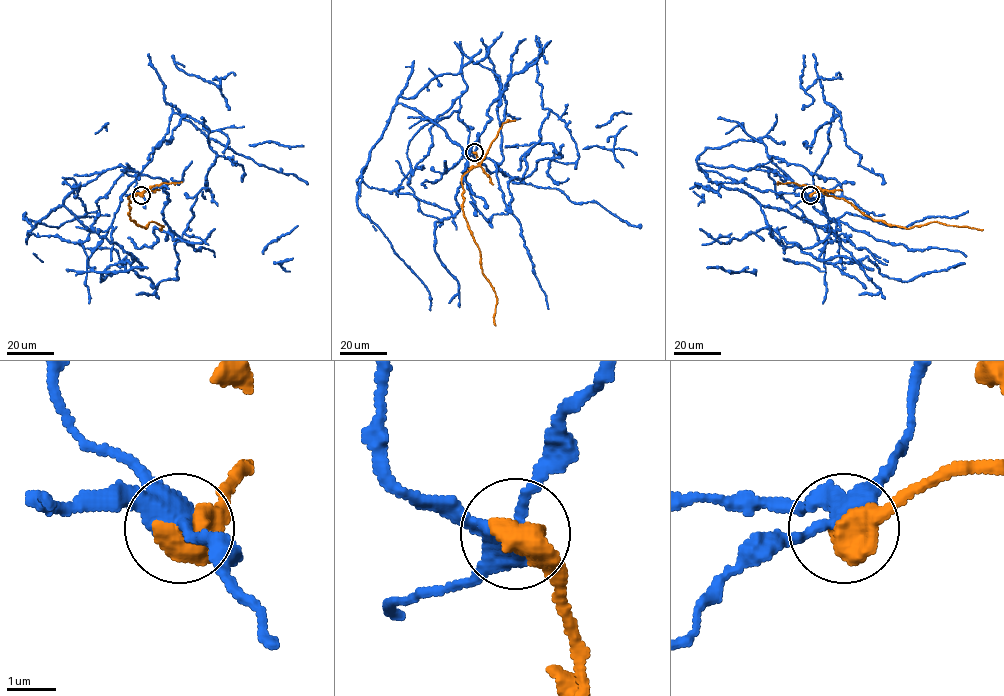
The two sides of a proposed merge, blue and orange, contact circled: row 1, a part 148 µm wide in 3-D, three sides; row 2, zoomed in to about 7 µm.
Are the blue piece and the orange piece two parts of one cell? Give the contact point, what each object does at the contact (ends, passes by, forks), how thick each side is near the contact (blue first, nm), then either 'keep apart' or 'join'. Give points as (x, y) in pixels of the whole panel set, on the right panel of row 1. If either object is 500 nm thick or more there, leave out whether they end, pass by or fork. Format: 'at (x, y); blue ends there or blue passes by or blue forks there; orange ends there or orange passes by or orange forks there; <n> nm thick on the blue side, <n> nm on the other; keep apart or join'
at (810, 195); 380 nm thick on the blue side, 700 nm on the other; keep apart

